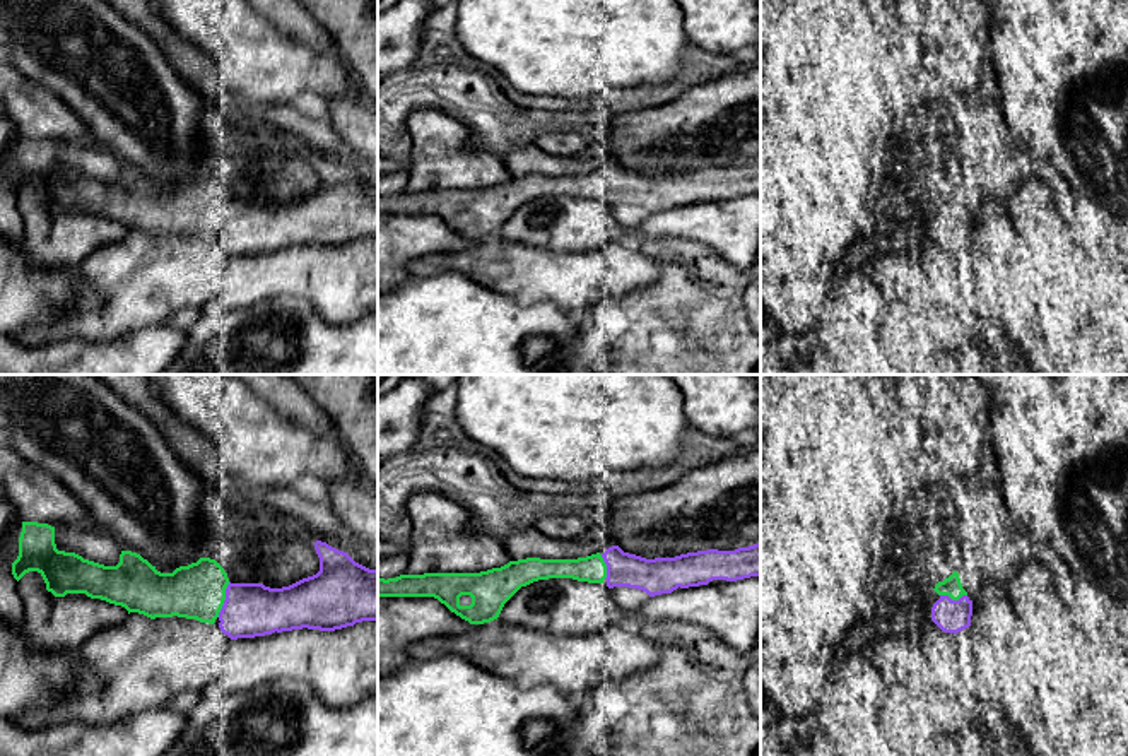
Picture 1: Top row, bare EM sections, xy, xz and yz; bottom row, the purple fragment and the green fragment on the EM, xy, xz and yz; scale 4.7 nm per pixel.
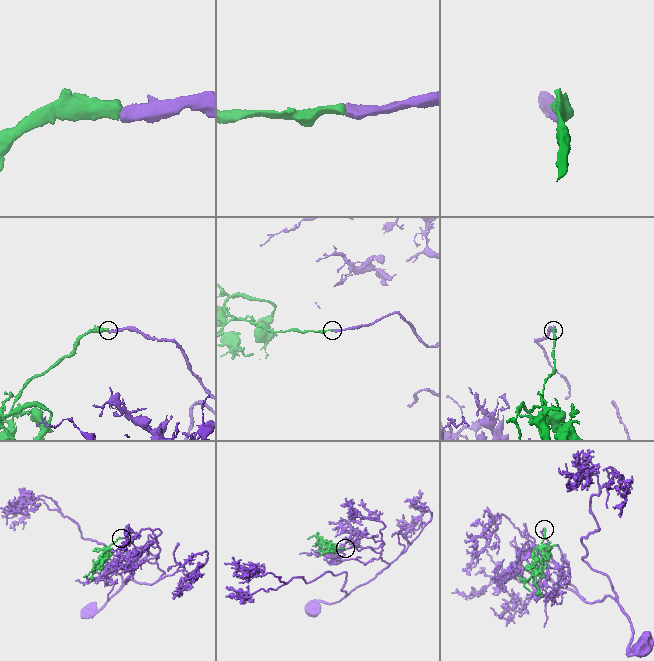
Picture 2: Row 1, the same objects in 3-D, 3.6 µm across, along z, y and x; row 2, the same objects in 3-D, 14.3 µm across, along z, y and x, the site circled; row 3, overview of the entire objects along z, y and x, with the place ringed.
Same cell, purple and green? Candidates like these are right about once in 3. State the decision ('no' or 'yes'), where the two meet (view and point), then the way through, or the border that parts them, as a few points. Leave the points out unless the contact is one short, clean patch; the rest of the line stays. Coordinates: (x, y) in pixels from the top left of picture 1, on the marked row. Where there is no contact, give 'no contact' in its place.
yes | xy (226, 599)

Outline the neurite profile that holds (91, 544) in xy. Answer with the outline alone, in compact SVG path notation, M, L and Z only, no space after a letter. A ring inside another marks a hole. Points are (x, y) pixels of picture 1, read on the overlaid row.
M70 525L56 527L55 544L104 566L116 566L120 563L120 544L97 530Z

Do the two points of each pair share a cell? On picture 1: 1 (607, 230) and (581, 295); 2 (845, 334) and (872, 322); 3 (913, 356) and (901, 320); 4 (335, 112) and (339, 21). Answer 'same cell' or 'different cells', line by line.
1: different cells
2: different cells
3: same cell
4: same cell

